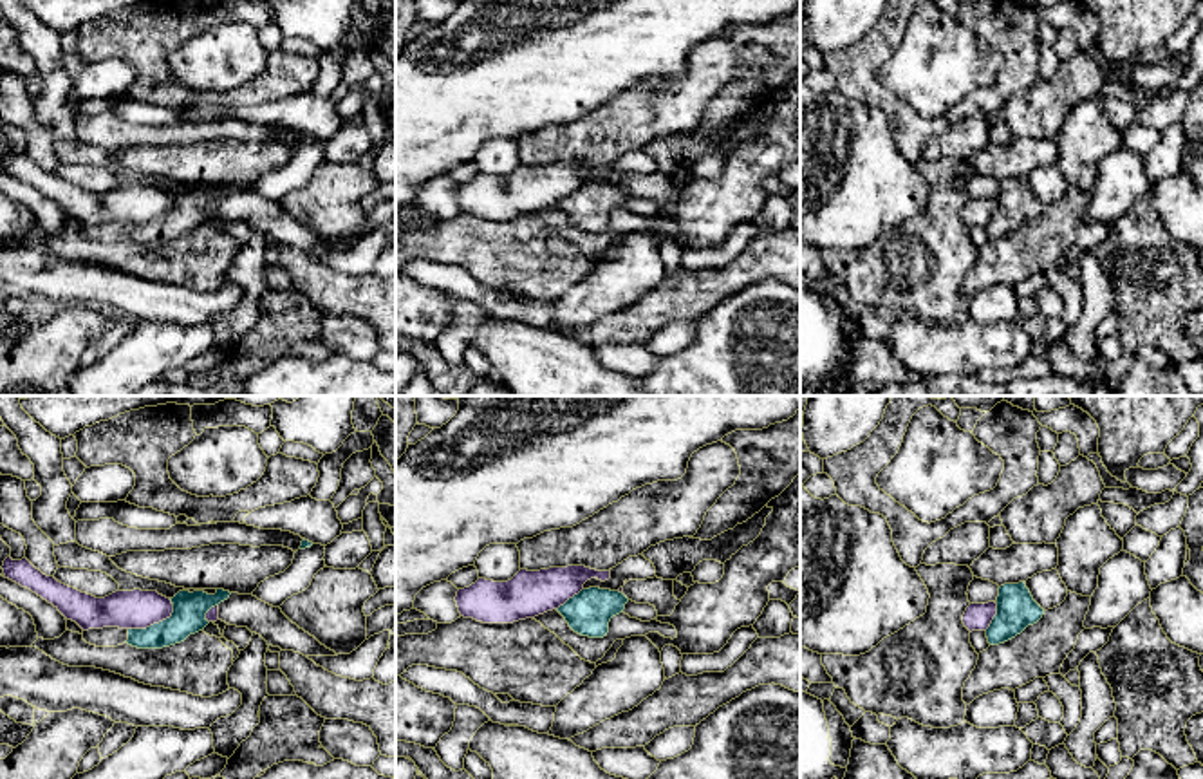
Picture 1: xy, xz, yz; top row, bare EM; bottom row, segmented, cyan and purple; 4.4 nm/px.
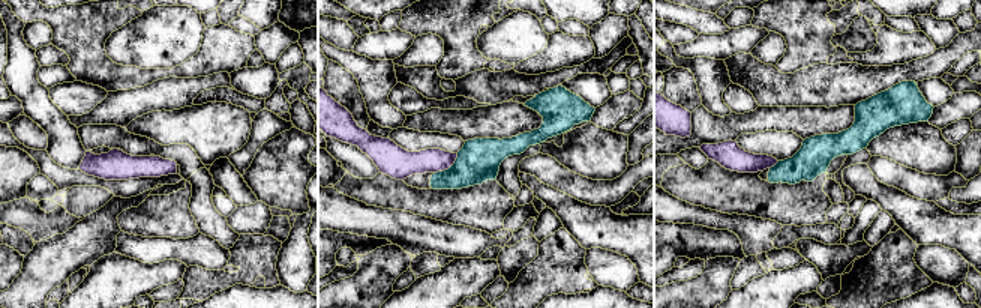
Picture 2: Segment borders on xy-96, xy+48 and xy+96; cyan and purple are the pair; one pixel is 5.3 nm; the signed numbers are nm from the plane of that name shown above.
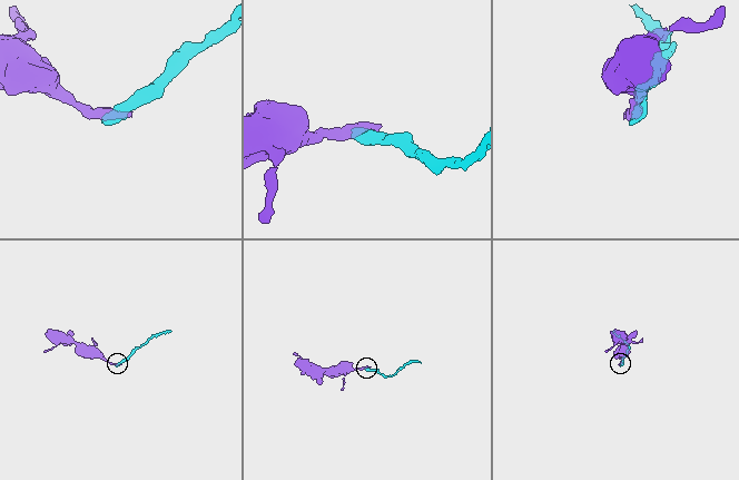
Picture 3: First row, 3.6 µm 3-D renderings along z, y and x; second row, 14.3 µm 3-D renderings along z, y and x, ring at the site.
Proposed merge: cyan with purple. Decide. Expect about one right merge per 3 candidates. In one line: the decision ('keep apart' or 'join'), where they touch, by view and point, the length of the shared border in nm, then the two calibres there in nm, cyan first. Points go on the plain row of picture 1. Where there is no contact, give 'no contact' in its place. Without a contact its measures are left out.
keep apart; meets cyan in xy at (156, 219); contact 240 nm long; 150 nm thick on the cyan side, 180 nm on the other

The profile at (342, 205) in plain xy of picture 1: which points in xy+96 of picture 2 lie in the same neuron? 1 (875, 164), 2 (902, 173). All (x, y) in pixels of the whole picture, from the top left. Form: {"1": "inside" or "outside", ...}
{"1": "outside", "2": "outside"}

